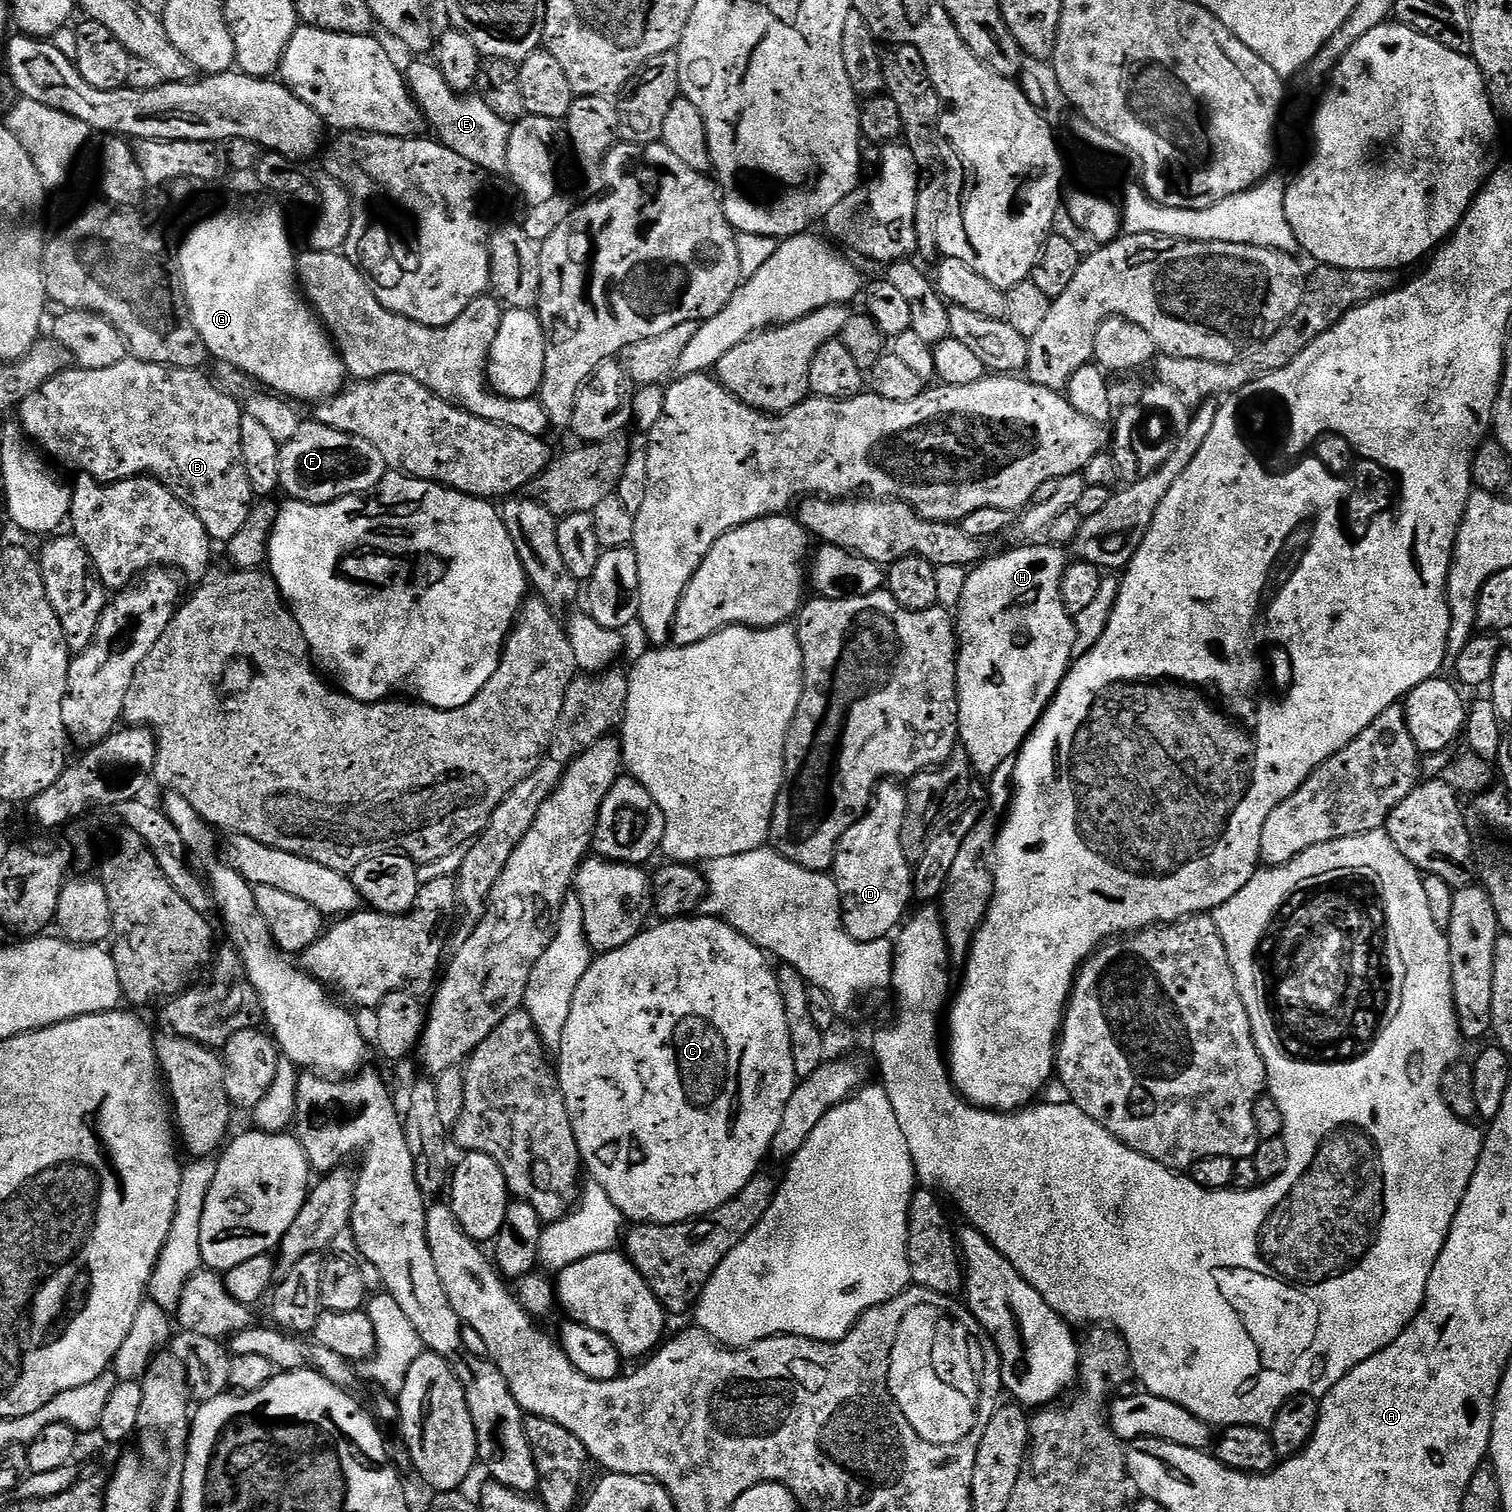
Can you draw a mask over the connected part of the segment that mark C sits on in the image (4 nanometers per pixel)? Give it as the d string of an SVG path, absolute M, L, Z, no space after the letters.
M693 914L678 920L660 920L653 928L648 926L641 930L630 942L626 942L626 946L597 955L593 959L592 965L586 970L582 982L578 982L578 990L574 990L574 1002L570 1006L570 1018L566 1018L566 1030L562 1030L562 1042L558 1049L560 1057L554 1060L554 1075L558 1081L559 1090L564 1095L564 1105L568 1111L570 1126L574 1130L574 1138L580 1151L583 1167L586 1169L587 1175L588 1172L592 1175L589 1177L594 1183L602 1186L602 1190L606 1190L610 1202L614 1202L614 1206L618 1206L625 1221L642 1224L681 1224L683 1220L697 1219L707 1212L718 1210L718 1206L730 1202L730 1198L737 1196L752 1181L752 1177L761 1171L760 1163L769 1155L771 1140L779 1126L783 1107L790 1100L792 1092L788 1089L788 1084L794 1079L790 1038L786 1034L784 1026L784 1003L780 997L780 986L776 983L776 973L771 967L768 969L768 963L770 963L769 957L755 944L749 942L738 930L731 928L725 920L718 920L715 916Z

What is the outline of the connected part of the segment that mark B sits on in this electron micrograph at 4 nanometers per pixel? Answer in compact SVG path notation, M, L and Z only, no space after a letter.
M135 358L118 362L118 366L106 366L106 370L86 370L85 368L72 366L69 367L68 371L58 373L53 380L46 382L46 386L42 386L34 394L30 394L30 398L22 401L18 409L18 415L20 415L18 423L23 429L25 437L37 449L47 453L61 469L69 468L70 471L76 472L75 474L80 476L92 476L102 484L116 484L119 480L131 480L133 476L159 480L164 487L170 489L199 518L202 526L206 526L208 537L213 542L220 542L220 540L221 542L227 542L234 538L234 534L238 534L238 530L242 530L242 526L246 523L246 518L250 514L254 503L252 488L249 486L246 466L240 449L242 404L241 401L240 404L236 401L237 397L235 395L225 392L223 388L213 383L209 377L208 381L203 376L204 374L203 371L194 368L167 368L164 364L151 364Z

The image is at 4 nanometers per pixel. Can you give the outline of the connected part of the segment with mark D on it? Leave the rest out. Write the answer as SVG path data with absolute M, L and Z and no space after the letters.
M881 782L876 785L871 803L865 809L863 816L856 819L850 826L850 830L846 830L846 834L842 834L838 842L836 857L832 859L830 875L836 882L838 916L851 940L874 942L891 937L897 931L901 921L905 919L904 907L908 904L908 896L910 897L912 887L912 868L909 859L903 854L904 848L900 842L905 812L905 789L896 782Z

